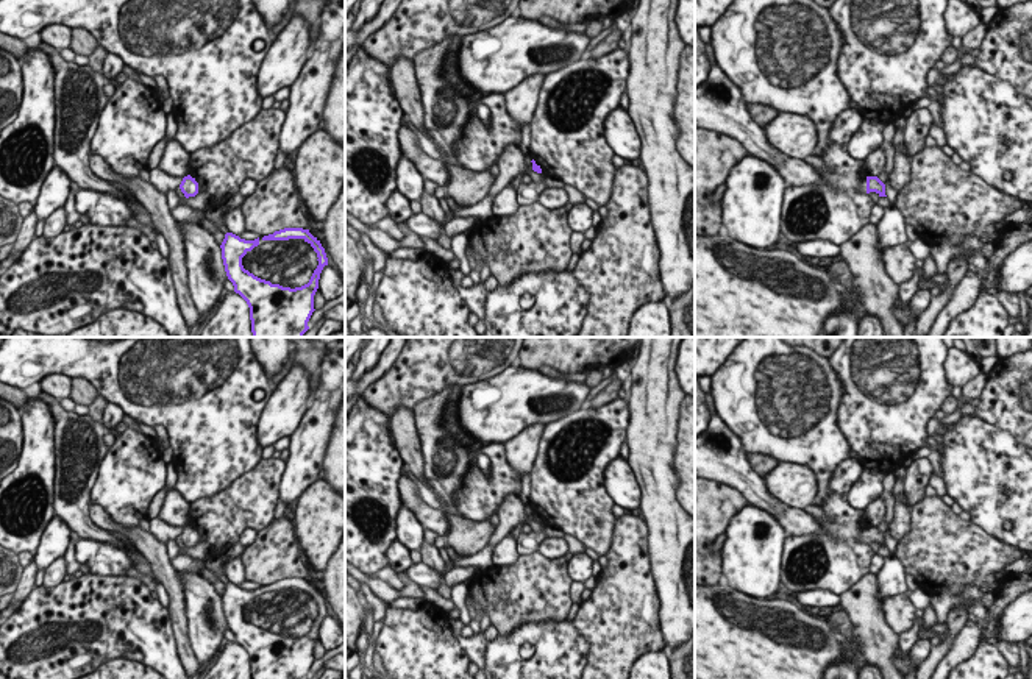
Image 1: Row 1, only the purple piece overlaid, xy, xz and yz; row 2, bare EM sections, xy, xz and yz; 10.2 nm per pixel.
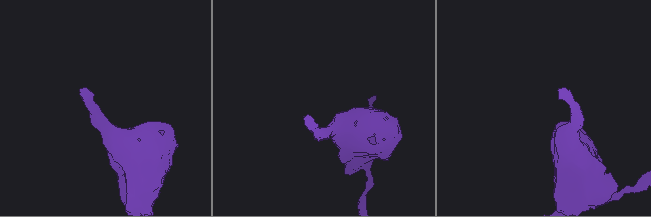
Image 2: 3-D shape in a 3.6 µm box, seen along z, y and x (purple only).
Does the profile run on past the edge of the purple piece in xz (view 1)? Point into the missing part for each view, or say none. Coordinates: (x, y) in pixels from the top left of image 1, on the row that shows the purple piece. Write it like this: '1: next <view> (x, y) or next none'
1: next none

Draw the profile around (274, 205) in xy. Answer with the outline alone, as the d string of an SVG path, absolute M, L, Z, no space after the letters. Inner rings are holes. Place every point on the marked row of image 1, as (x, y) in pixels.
M287 167L273 169L256 183L256 189L239 206L245 231L261 237L284 228L309 229L309 220L300 209L300 198L294 173Z

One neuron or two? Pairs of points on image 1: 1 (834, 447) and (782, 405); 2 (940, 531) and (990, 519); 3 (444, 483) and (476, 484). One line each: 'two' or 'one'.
1: one
2: two
3: two

